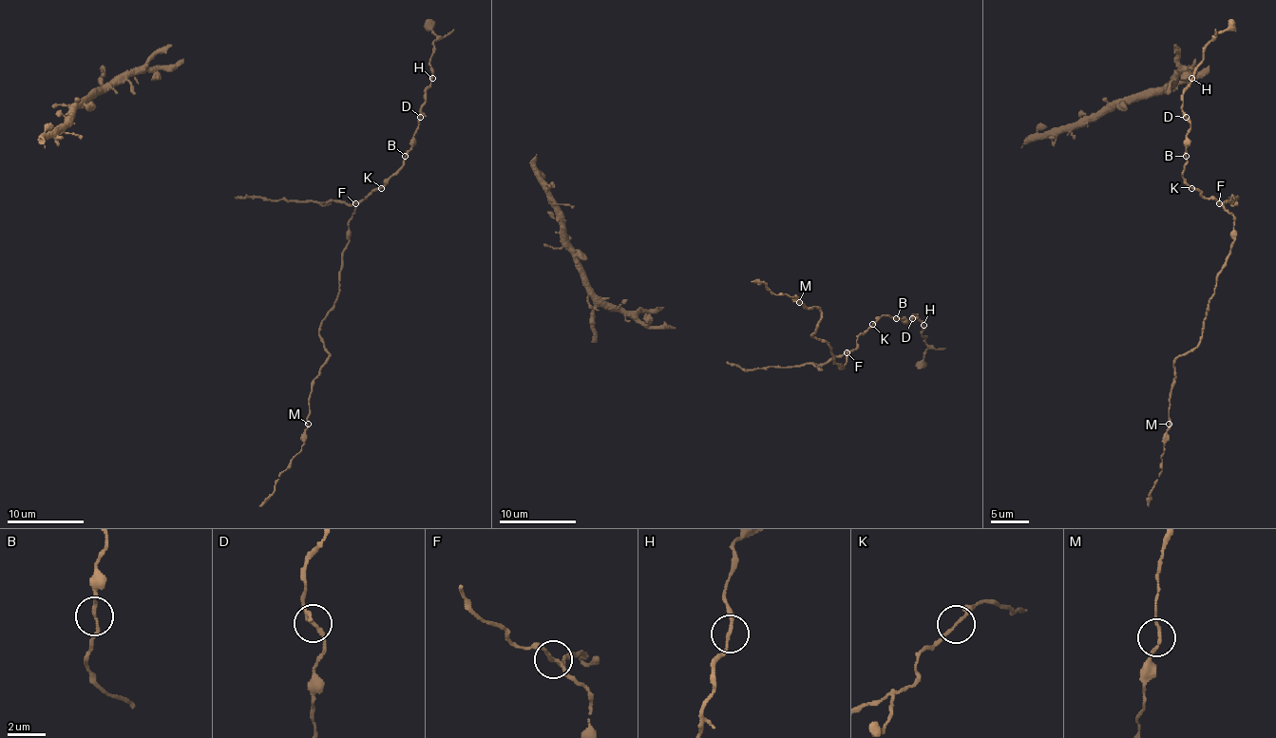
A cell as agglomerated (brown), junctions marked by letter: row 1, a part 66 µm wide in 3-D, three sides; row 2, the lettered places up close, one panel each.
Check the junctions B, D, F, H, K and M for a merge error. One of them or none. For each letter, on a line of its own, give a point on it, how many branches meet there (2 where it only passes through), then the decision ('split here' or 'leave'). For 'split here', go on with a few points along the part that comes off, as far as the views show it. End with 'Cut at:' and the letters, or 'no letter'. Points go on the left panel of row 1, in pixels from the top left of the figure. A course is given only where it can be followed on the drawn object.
B: at (405, 156); 2 branches meet; leave
D: at (420, 117); 3 branches meet; leave
F: at (355, 203); 3 branches meet; split here; foreign part runs (355, 202), (235, 197)
H: at (432, 78); 2 branches meet; leave
K: at (381, 188); 2 branches meet; leave
M: at (308, 424); 2 branches meet; leave
Cut at: F

